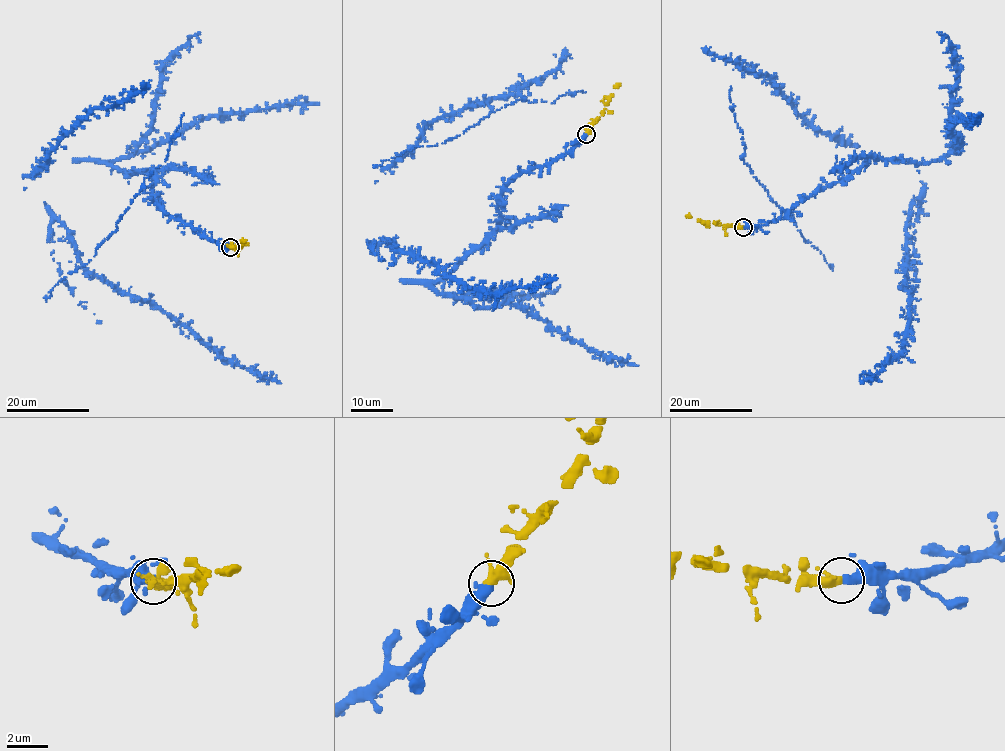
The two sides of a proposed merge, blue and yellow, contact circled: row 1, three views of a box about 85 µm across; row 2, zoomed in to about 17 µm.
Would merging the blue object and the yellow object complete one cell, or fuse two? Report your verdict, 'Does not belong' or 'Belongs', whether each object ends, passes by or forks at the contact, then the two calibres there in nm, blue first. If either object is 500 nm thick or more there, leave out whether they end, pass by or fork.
Belongs. At the ring blue ends. At the ring yellow passes by. Thickness 460 nm (blue) against 340 nm

